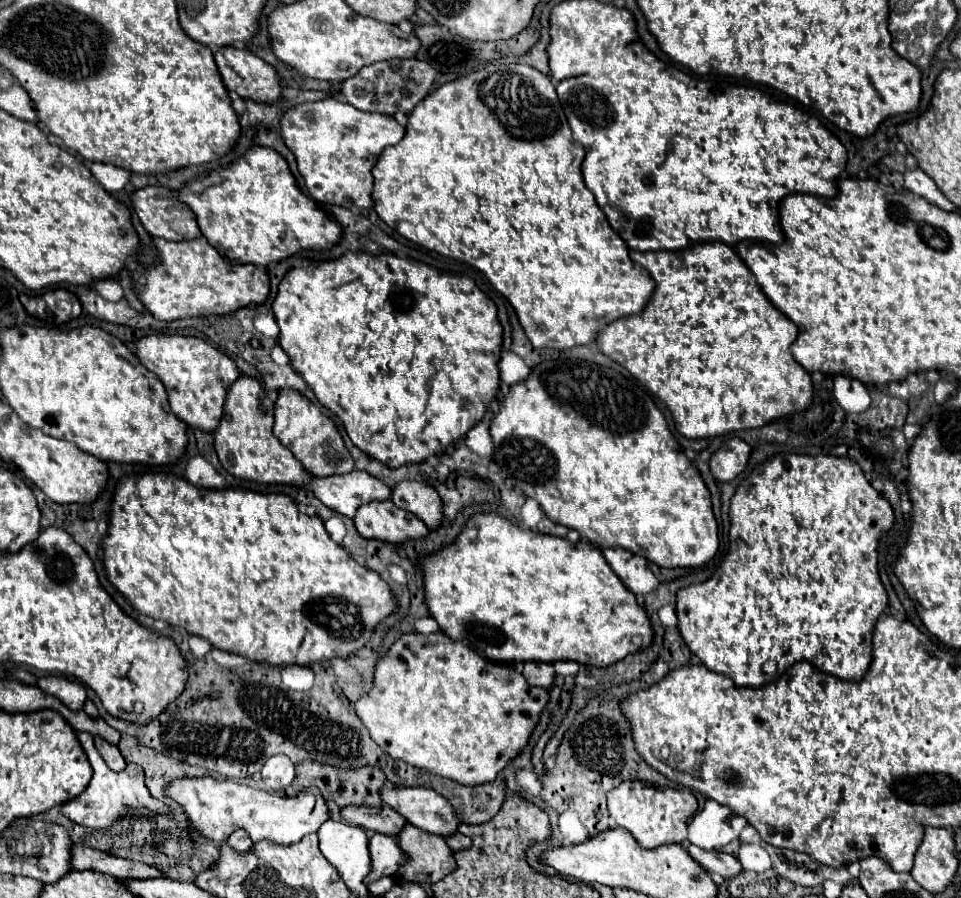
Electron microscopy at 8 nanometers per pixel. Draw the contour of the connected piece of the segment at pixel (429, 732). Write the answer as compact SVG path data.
M407 633L401 635L401 639L391 645L387 657L377 663L375 685L357 701L355 709L373 741L393 759L475 787L495 781L497 773L525 749L547 703L549 691L527 685L525 677L513 665L487 661L471 647L451 641L445 633Z

